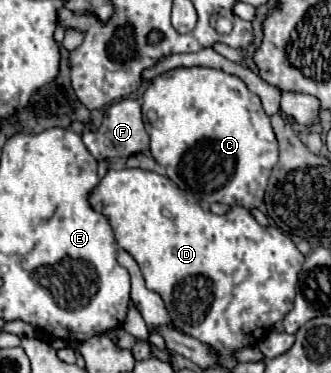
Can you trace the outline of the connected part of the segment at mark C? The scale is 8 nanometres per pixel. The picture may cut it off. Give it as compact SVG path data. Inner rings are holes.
M177 67L165 71L149 83L143 93L141 111L151 137L151 155L181 191L203 203L227 203L245 209L261 205L271 169L277 163L277 139L259 97L239 77L213 67Z

